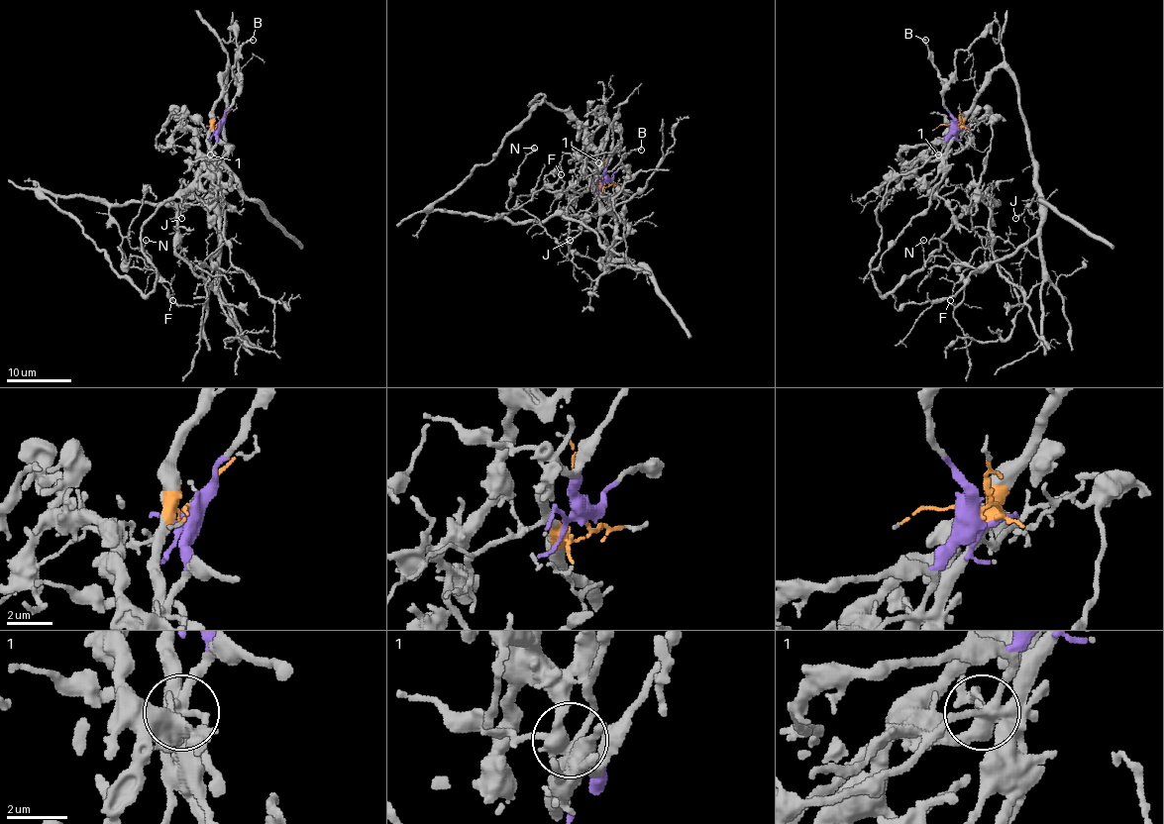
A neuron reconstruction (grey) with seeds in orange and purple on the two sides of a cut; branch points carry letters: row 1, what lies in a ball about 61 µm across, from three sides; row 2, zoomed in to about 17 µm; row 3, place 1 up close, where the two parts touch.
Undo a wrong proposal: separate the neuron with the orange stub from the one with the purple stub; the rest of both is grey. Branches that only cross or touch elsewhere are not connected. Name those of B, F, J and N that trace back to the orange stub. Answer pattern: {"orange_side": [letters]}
{"orange_side": ["J"]}

